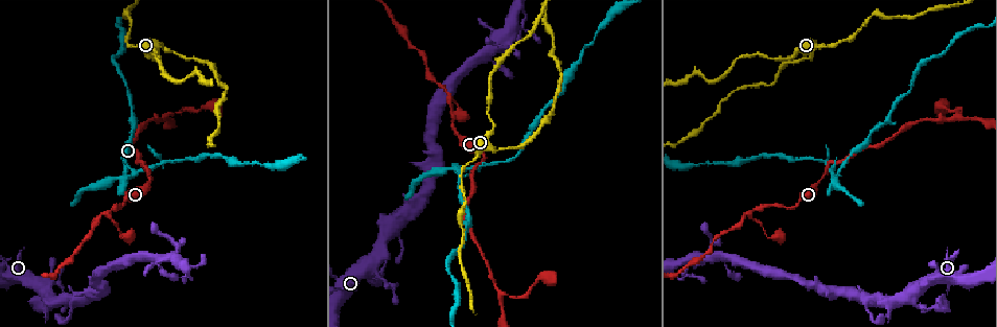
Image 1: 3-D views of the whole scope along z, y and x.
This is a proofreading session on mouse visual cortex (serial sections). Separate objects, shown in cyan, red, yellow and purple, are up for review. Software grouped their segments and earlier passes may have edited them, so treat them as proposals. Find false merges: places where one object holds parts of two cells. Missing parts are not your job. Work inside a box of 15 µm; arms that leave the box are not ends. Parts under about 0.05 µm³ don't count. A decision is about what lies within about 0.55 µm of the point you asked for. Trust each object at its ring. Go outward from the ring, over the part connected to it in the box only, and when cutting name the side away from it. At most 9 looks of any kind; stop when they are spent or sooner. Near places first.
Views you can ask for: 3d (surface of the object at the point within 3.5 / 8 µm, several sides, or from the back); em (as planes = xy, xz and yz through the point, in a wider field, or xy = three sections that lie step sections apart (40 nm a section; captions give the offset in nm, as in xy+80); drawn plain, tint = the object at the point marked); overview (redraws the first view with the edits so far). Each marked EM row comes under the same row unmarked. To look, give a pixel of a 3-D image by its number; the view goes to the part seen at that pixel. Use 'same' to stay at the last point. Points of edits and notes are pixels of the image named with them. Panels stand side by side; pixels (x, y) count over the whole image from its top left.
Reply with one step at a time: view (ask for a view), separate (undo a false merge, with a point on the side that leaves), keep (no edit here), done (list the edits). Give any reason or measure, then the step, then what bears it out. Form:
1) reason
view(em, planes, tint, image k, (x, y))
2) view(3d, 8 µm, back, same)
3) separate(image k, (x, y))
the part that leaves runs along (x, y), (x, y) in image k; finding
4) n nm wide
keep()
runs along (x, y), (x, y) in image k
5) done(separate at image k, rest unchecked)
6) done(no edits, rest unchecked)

side arm on a straight run
view(3d, 3.5 µm, image 1, (442, 87))

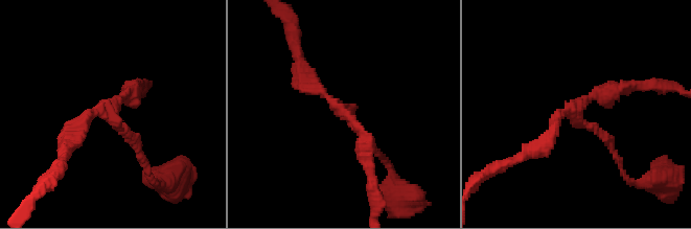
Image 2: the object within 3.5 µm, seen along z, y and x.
3 arms; arms of 150, 200, 200 nm
view(em, xy, step 2, tint, image 2, (344, 109))

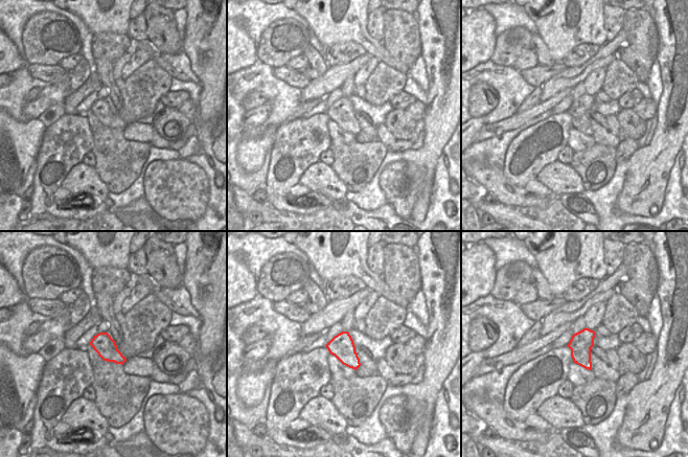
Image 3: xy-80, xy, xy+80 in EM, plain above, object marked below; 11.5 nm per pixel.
280 nm wide
keep()
runs along (368, 163), (359, 123), (300, 72) in image 2; one cell here

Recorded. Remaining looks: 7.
branch point
view(3d, 3.5 µm, image 1, (127, 175))

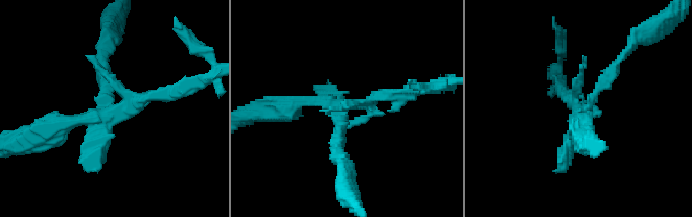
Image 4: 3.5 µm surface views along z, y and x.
view(em, xy, step 3, tint, image 4, (339, 115))

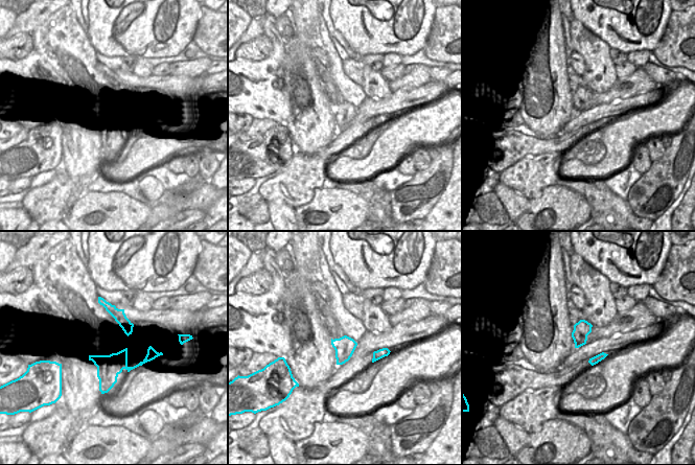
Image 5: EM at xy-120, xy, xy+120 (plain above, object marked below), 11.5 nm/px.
separate(image 4, (50, 127))
a second cell is stuck on

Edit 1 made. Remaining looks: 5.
see it whole again
view(overview)

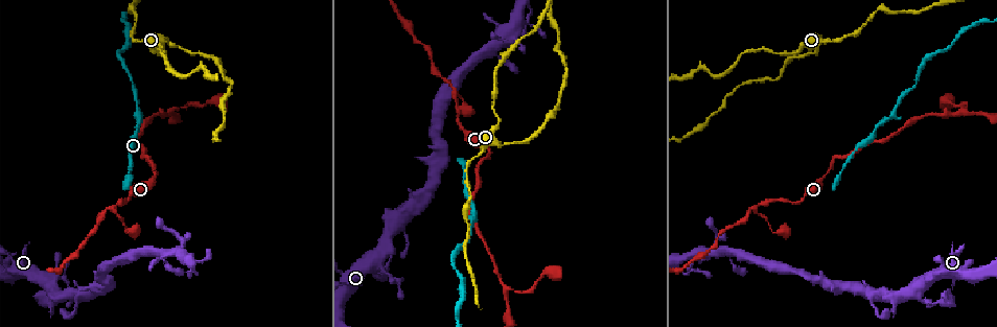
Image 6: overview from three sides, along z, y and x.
thin neck
view(3d, 3.5 µm, back, image 6, (179, 236))

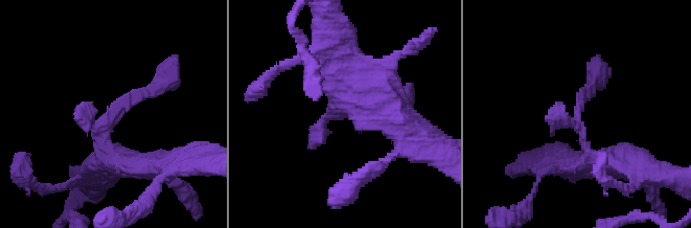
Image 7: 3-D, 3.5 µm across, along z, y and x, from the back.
view(em, xy, step 2, tint, image 7, (113, 111))

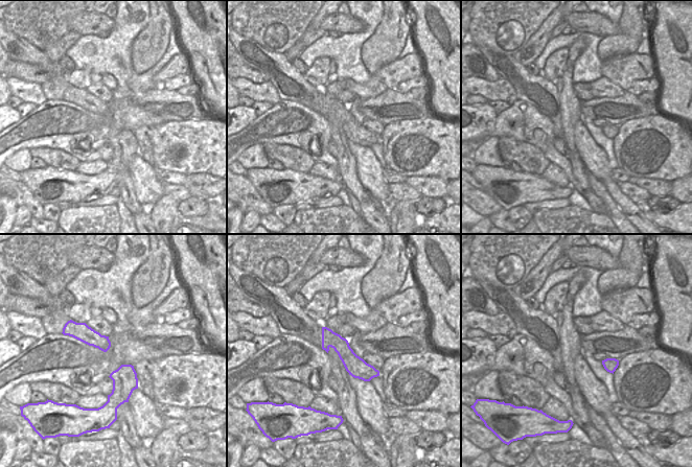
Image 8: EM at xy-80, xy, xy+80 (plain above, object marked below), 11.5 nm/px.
keep()
one cell here

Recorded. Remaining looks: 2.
thin neck
view(3d, 3.5 µm, image 6, (510, 143))

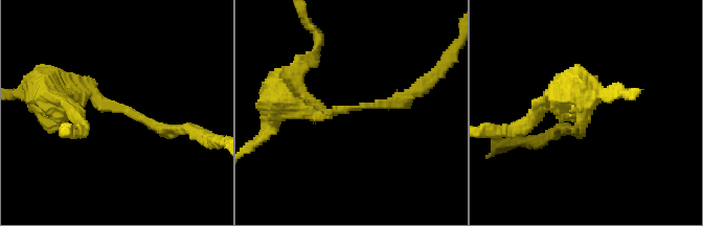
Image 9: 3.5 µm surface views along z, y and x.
arms of 150, 250 nm
view(em, xy, step 3, tint, image 9, (122, 110))

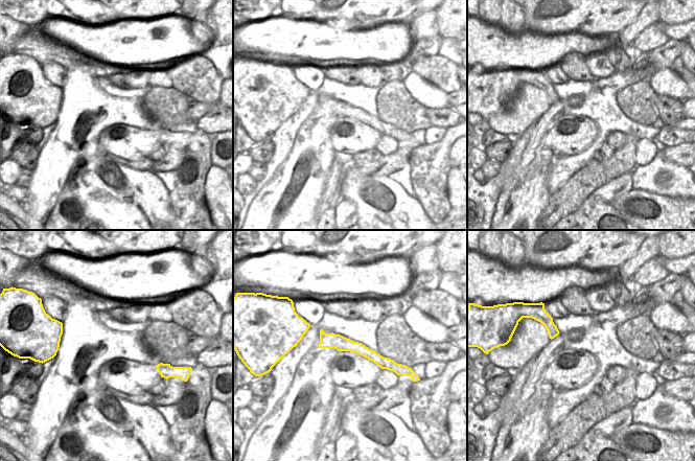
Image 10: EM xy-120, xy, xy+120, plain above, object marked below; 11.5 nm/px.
170 nm wide
separate(image 9, (126, 110))
the part that leaves runs along (94, 93), (152, 125), (181, 128) in image 9; two cells meet here

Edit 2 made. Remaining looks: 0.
done(separate at image 4, separate at image 9, rest unchecked)

